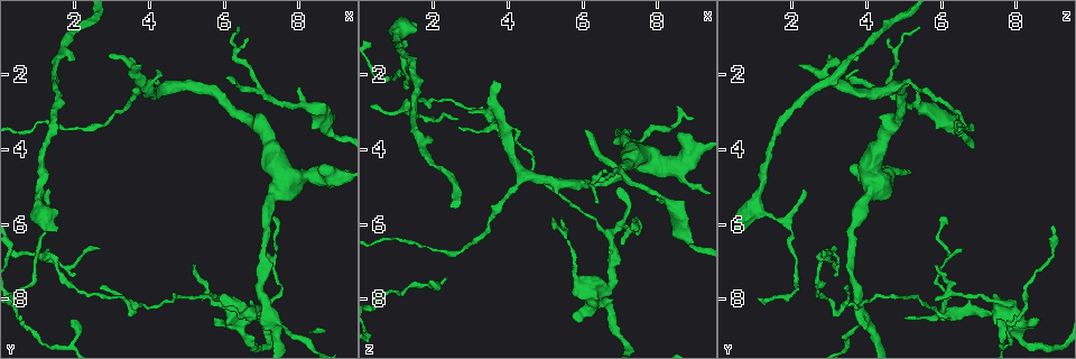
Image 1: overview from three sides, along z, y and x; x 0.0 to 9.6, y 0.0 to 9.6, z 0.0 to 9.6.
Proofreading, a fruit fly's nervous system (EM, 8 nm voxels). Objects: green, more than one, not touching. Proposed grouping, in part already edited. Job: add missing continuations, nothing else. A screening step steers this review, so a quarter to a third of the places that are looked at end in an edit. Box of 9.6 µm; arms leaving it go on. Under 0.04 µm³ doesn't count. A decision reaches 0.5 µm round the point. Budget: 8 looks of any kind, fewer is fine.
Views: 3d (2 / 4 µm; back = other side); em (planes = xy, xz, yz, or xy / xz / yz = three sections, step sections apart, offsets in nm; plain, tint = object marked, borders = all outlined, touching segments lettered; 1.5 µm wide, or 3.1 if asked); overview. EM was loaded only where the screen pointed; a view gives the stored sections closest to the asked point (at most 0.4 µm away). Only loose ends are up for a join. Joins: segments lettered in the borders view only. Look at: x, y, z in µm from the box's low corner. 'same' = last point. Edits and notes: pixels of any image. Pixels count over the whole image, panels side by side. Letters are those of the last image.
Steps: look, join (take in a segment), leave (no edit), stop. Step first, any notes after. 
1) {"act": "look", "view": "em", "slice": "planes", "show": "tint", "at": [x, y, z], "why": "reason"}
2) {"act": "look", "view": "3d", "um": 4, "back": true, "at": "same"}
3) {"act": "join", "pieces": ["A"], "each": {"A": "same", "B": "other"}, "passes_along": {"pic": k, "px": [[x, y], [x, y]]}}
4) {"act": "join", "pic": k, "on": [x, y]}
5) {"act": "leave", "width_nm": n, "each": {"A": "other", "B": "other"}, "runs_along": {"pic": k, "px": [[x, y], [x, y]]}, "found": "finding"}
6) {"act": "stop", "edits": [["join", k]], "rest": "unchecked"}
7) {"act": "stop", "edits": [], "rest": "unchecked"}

{"act": "look", "view": "em", "slice": "planes", "show": "borders", "at": [3.80, 1.75, 2.20], "why": "branch stops here"}

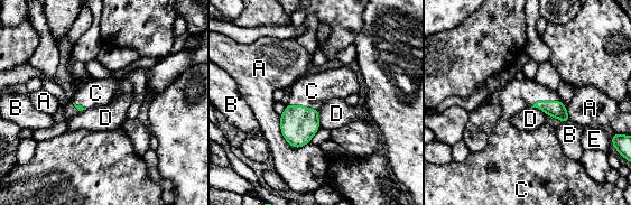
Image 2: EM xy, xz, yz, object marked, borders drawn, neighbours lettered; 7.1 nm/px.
{"act": "join", "pieces": ["C"], "each": {"A": "other", "B": "other", "C": "same", "D": "other", "E": "other"}, "found": "the neuron continues"}

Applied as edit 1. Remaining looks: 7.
{"act": "look", "view": "em", "slice": "xy", "step": 4, "show": "borders", "at": [6.10, 2.15, 3.40], "why": "tapers out"}

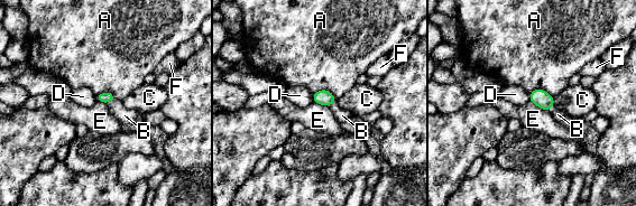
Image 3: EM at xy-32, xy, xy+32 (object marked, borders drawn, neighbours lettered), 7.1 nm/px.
{"act": "join", "pieces": ["B"], "each": {"A": "other", "B": "same", "C": "other", "D": "other", "E": "other", "F": "other"}, "passes_along": {"pic": 3, "px": [[107, 96], [111, 101], [125, 115]]}, "found": "it goes on there"}

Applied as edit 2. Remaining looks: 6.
{"act": "look", "view": "em", "slice": "yz", "step": 4, "show": "borders", "at": [6.85, 8.50, 5.15], "why": "thin end"}

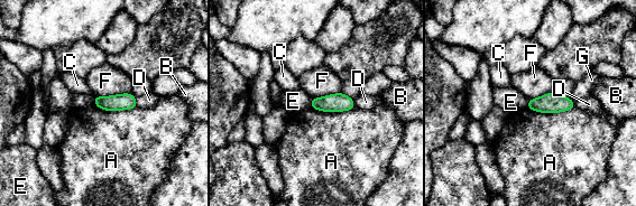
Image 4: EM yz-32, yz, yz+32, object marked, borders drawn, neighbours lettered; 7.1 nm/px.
{"act": "leave", "each": {"A": "other", "B": "other", "C": "other", "D": "other", "E": "other", "F": "other", "G": "other"}, "border": {"pic": 4, "px": [[352, 99], [356, 106]]}, "found": "no lettered segment goes on from it"}

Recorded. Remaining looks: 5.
{"act": "stop", "edits": [["join", 2], ["join", 3]], "rest": "unchecked"}

